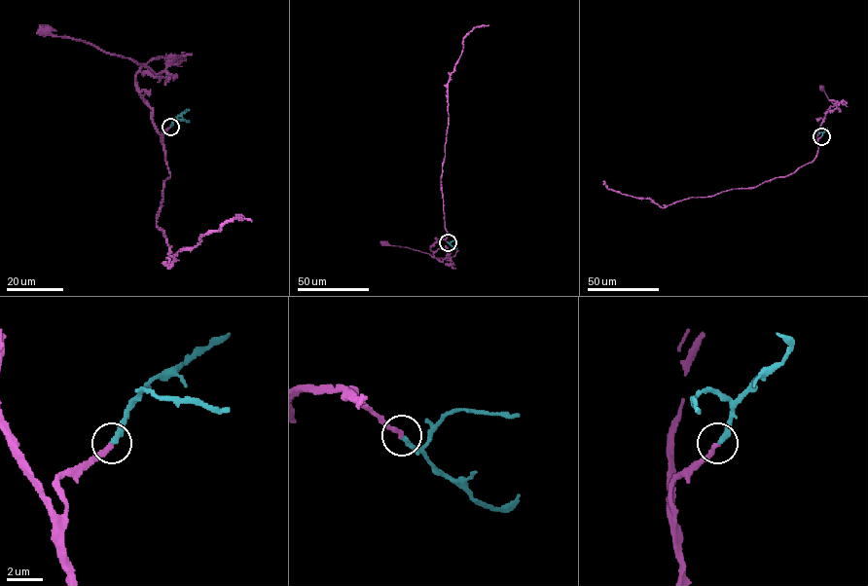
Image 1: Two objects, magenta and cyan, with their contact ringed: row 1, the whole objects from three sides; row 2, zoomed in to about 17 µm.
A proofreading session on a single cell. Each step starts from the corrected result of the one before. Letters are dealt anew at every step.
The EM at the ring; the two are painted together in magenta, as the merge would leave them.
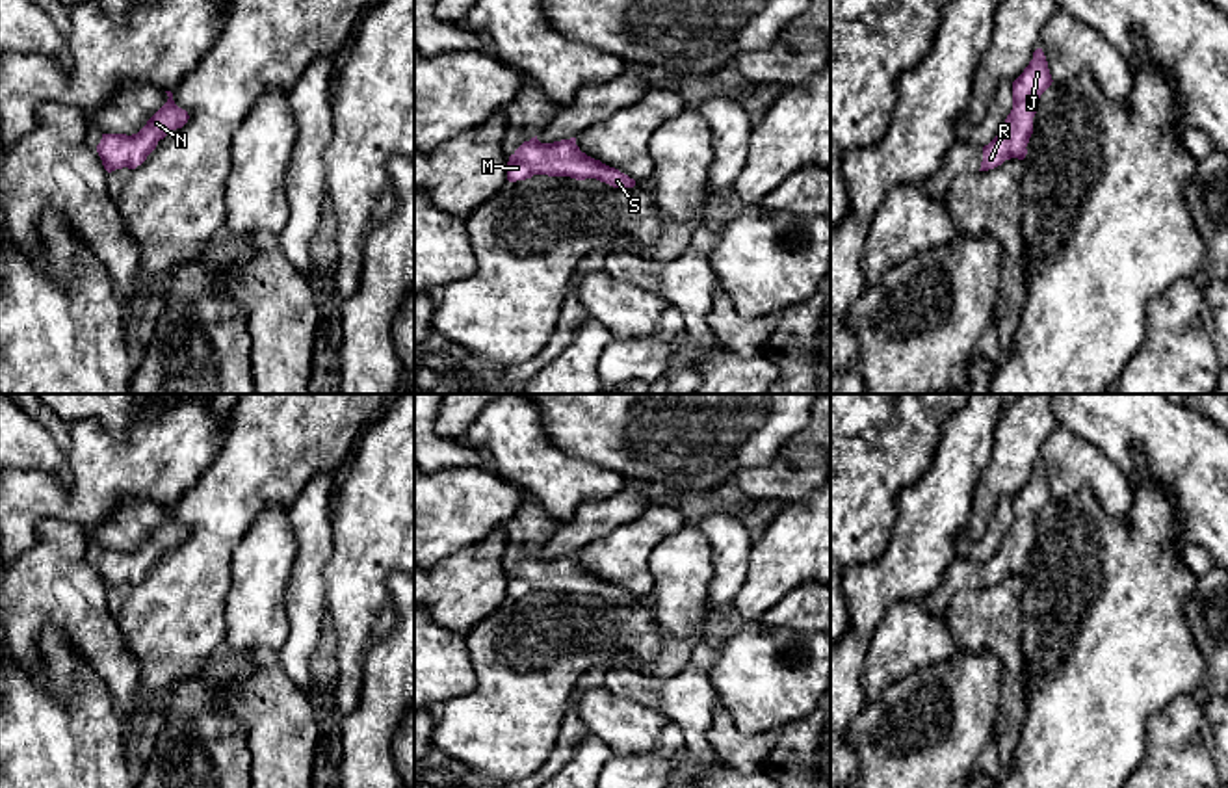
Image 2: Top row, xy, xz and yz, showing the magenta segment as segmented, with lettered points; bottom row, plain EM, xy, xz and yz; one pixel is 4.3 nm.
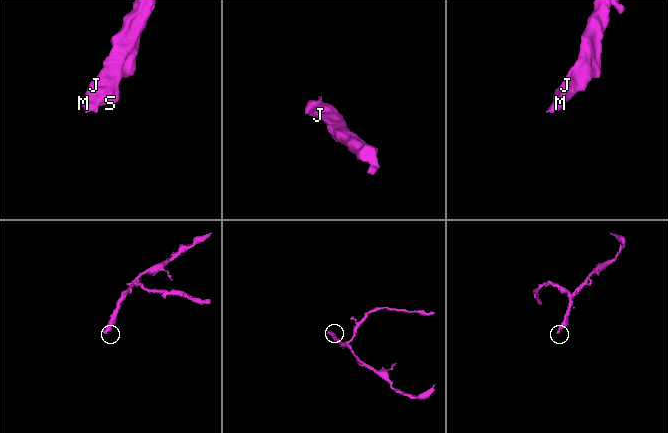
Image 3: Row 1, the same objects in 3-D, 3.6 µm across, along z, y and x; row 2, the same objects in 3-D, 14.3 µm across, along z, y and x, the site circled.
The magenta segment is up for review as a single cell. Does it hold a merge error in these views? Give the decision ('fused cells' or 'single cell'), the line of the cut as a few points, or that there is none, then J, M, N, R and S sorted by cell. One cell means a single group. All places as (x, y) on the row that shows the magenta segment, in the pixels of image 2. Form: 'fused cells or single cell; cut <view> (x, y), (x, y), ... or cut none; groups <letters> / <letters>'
single cell; cut none; groups J M N R S

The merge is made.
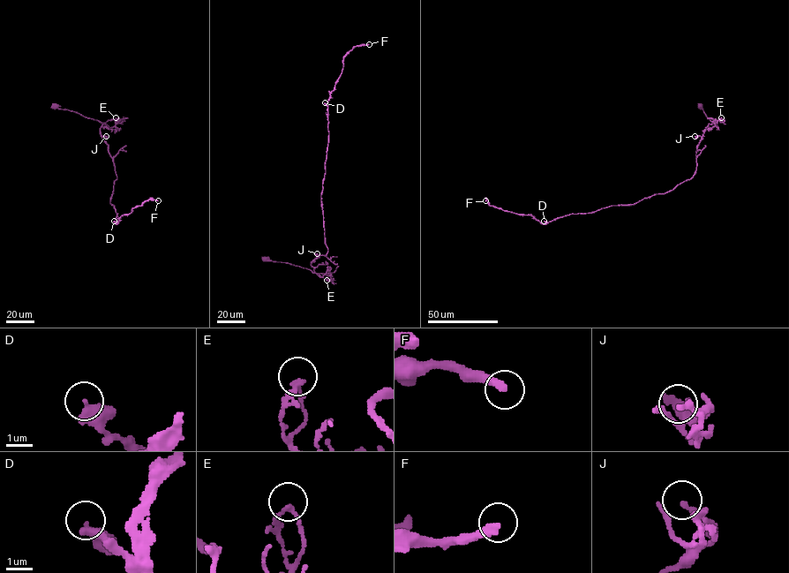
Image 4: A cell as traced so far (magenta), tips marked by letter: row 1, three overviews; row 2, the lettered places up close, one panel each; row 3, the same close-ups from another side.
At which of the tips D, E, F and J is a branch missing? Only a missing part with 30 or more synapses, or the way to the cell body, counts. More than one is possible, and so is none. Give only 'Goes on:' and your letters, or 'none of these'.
Goes on: F

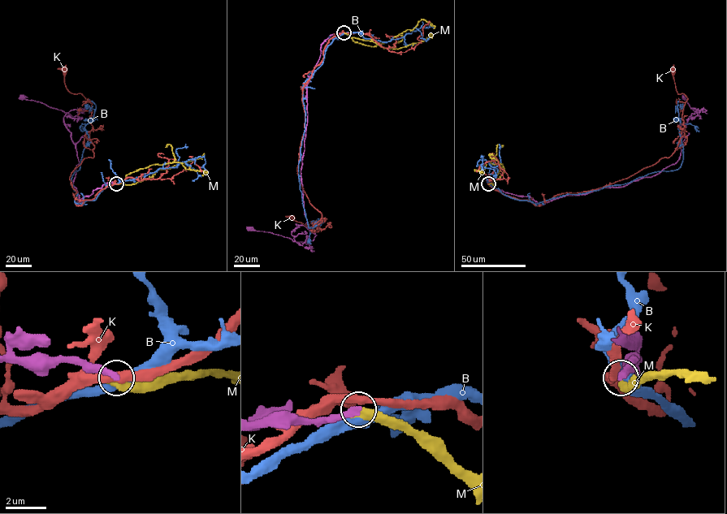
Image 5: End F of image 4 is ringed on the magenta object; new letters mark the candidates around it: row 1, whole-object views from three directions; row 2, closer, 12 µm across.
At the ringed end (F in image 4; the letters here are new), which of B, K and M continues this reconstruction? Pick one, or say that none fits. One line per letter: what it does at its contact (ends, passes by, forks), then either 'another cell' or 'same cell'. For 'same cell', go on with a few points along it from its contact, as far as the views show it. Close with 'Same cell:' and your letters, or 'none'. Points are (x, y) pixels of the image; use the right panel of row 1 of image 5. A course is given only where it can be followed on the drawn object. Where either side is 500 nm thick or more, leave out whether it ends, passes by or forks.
B: it passes by | another cell
K: it passes by | another cell
M: it ends | another cell
Same cell: none

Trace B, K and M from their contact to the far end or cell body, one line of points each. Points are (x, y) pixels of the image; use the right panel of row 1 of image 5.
B: (488, 183), (512, 198), (538, 203), (677, 170), (683, 146), (675, 107), (681, 105)
K: (488, 183), (540, 205), (556, 195), (604, 187), (668, 157), (683, 135), (687, 99), (677, 92), (672, 70)
M: (488, 183), (495, 183), (502, 168), (499, 165), (485, 162), (484, 168), (474, 170), (483, 174)

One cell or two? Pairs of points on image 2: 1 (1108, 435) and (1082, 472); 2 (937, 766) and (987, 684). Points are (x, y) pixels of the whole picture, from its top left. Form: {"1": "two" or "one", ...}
{"1": "two", "2": "one"}

